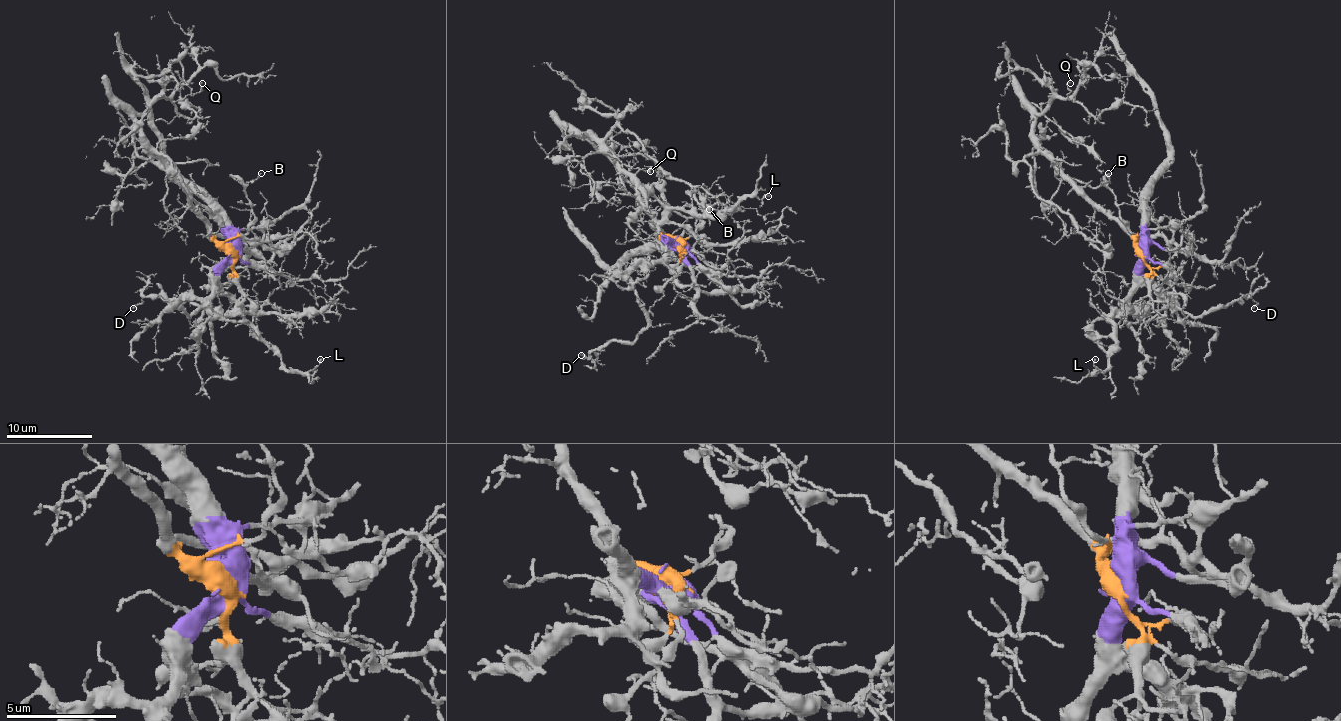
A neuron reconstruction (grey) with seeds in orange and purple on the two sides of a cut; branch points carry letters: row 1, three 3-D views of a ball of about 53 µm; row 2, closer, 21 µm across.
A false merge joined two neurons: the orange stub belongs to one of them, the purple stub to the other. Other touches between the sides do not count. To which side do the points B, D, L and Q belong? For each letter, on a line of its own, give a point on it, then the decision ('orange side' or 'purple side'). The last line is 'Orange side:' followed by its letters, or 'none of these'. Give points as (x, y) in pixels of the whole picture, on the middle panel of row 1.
B: at (709, 209); orange side
D: at (581, 355); purple side
L: at (768, 196); purple side
Q: at (650, 171); orange side
Orange side: B, Q

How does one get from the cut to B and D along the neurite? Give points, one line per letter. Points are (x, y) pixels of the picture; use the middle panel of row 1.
B: (680, 242), (676, 238), (691, 236), (702, 223), (693, 210), (708, 210)
D: (680, 244), (665, 244), (657, 261), (629, 274), (648, 326), (633, 341), (581, 354)

